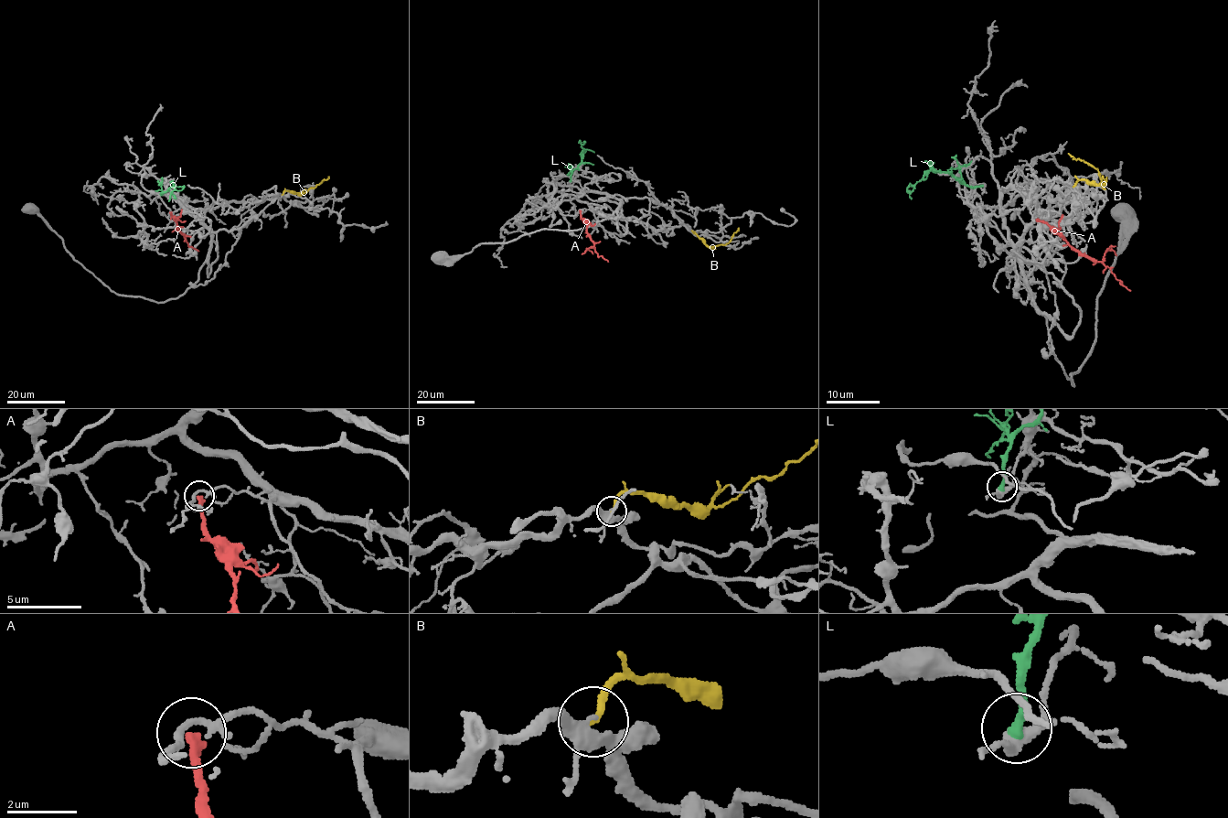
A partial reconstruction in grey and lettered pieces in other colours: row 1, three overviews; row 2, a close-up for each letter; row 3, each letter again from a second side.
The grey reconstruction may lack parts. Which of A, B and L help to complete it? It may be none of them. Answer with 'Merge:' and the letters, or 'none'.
Merge: B

